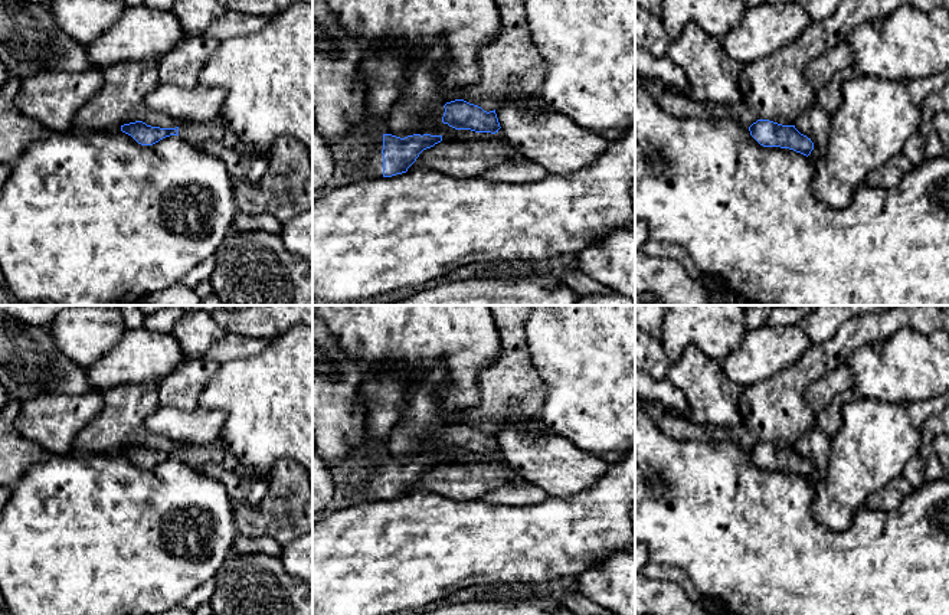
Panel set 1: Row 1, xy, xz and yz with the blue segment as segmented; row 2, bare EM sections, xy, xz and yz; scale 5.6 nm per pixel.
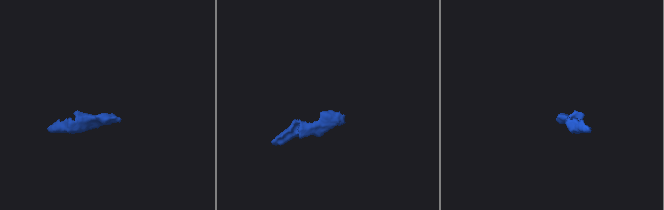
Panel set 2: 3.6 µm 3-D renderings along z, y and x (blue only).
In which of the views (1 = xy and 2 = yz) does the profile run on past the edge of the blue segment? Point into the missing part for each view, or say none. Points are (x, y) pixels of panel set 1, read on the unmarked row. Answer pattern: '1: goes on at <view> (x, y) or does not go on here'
1: does not go on here
2: does not go on here

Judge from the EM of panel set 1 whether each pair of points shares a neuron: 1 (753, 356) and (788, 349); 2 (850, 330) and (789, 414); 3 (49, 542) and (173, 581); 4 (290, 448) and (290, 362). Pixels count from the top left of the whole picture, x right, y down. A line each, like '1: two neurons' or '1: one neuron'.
1: one neuron
2: one neuron
3: one neuron
4: one neuron

